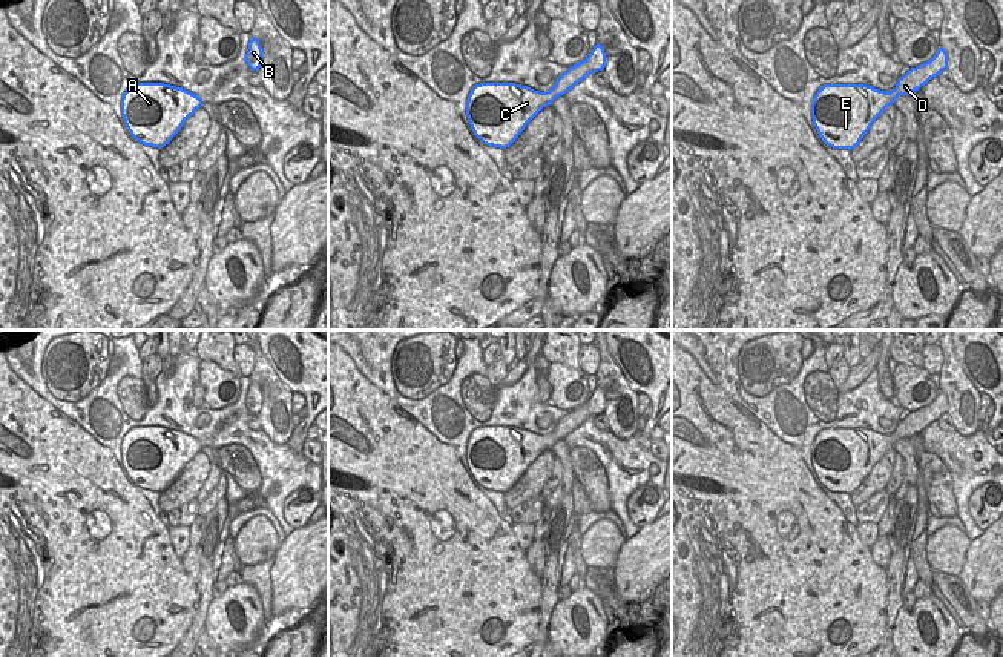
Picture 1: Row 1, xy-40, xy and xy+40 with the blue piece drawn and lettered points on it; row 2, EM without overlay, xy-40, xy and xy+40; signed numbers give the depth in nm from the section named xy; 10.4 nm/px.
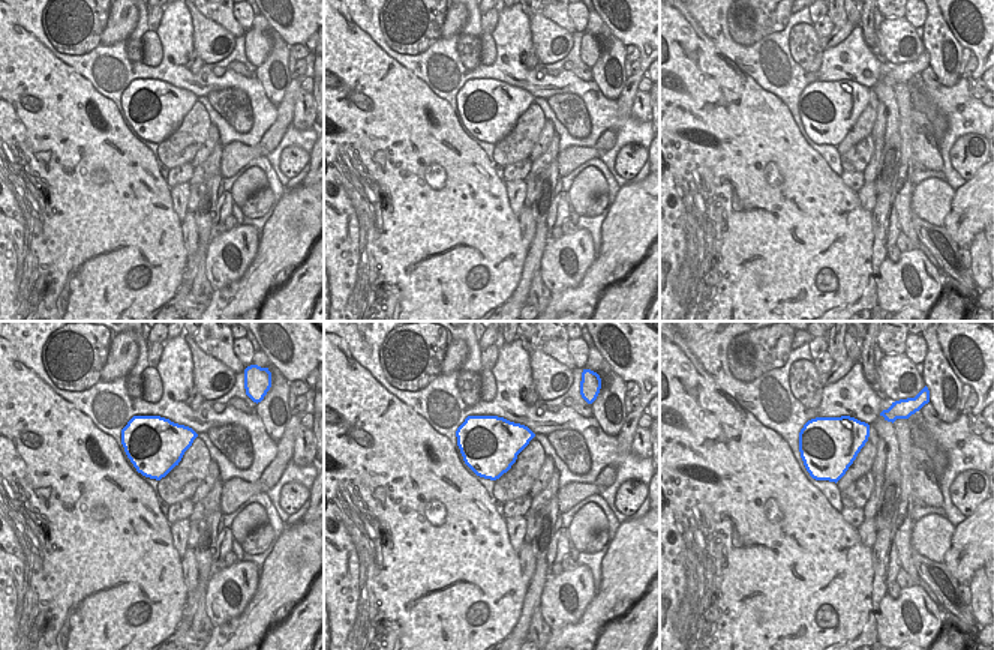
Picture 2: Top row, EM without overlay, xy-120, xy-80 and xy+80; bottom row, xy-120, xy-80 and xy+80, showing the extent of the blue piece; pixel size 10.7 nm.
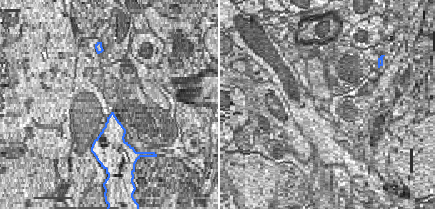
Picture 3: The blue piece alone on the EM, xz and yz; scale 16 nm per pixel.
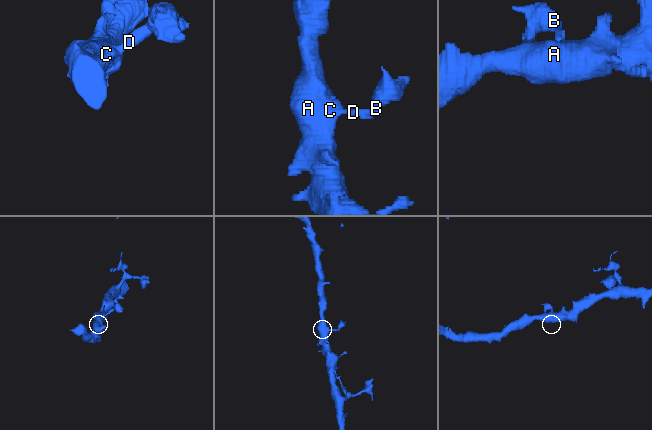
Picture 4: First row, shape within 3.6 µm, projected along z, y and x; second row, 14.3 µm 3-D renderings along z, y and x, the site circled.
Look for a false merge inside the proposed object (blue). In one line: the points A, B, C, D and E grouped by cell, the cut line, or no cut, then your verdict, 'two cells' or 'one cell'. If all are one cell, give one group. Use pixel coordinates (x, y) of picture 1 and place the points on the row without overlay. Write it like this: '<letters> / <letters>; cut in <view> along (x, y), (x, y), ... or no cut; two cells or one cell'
A B C D E; no cut; one cell

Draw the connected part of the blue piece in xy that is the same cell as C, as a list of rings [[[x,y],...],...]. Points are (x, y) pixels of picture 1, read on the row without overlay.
[[[597,387],[583,405],[563,416],[546,436],[515,427],[475,428],[466,445],[468,467],[483,488],[506,493],[543,451],[604,410],[604,391]]]

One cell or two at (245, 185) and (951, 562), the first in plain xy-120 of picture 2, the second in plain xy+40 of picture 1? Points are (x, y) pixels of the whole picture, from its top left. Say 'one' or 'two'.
one

